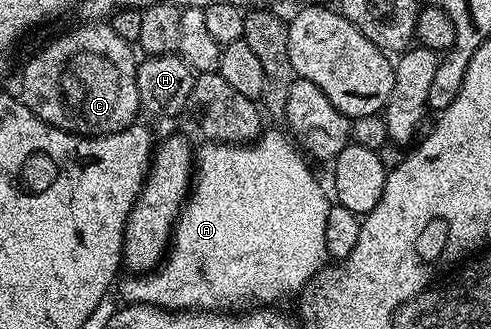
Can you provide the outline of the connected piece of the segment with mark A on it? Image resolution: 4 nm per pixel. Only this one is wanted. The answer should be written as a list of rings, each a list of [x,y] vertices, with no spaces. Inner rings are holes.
[[[263,130],[262,134],[252,143],[216,143],[207,142],[207,147],[198,147],[196,151],[196,174],[192,179],[190,194],[178,221],[174,224],[174,234],[164,256],[164,262],[149,273],[138,273],[133,277],[123,278],[122,295],[127,304],[143,303],[149,307],[162,307],[165,311],[216,311],[234,313],[239,309],[250,309],[255,305],[274,305],[277,299],[286,299],[289,295],[297,296],[327,266],[328,256],[324,245],[324,224],[328,222],[328,209],[331,200],[326,200],[326,191],[318,184],[316,176],[310,172],[305,163],[303,152],[285,134],[278,131]]]

